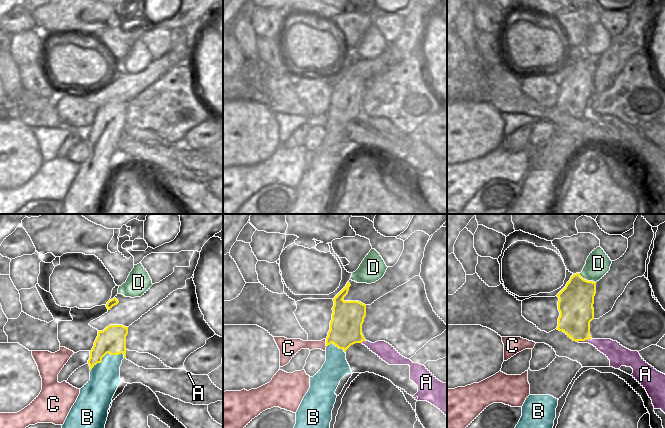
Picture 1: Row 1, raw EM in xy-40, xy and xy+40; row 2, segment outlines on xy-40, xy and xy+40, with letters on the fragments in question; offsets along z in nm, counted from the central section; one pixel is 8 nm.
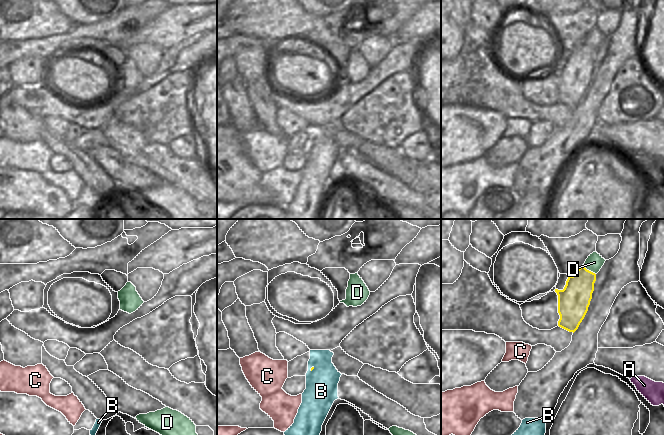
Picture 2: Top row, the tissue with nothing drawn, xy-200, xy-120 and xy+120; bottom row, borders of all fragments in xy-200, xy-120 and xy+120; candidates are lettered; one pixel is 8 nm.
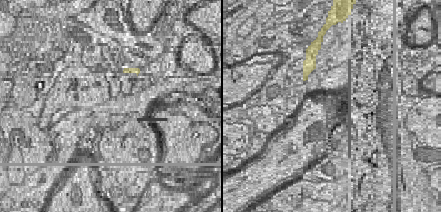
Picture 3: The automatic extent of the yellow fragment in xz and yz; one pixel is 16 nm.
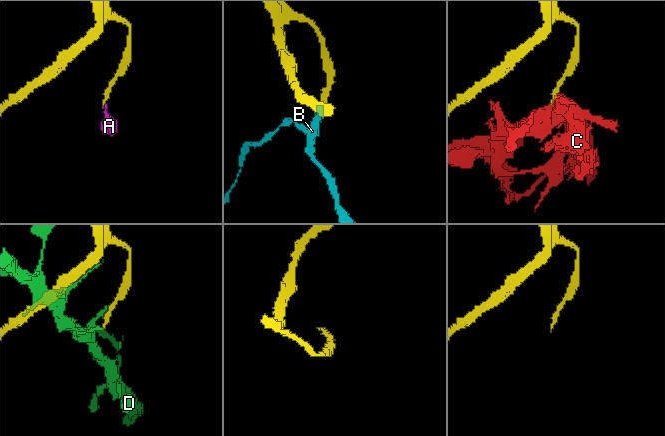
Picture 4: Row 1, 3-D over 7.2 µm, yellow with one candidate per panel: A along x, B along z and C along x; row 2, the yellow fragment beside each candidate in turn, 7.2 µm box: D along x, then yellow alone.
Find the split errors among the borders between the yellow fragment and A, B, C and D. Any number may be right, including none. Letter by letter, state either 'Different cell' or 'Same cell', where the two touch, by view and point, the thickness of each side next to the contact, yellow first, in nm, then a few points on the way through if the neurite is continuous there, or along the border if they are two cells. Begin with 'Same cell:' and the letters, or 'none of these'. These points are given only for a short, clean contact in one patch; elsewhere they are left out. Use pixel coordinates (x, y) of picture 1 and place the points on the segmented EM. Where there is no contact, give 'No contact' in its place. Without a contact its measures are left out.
Same cell: B
A: Different cell. Touches yellow at xy+40 (583, 340). Thickness 280 nm (yellow) against 140 nm. Boundary: xy+40 (591, 338), (576, 341)
B: Same cell. Touches yellow at xy-40 (106, 353). Thickness 220 nm (yellow) against 240 nm. Path across: xy-40 (112, 340), (106, 353), (104, 380)
C: Different cell. Touches yellow at xy (326, 343). Thickness 260 nm (yellow) against 110 nm
D: Different cell. Touches yellow at xy+40 (586, 280). Thickness 280 nm (yellow) against 190 nm

